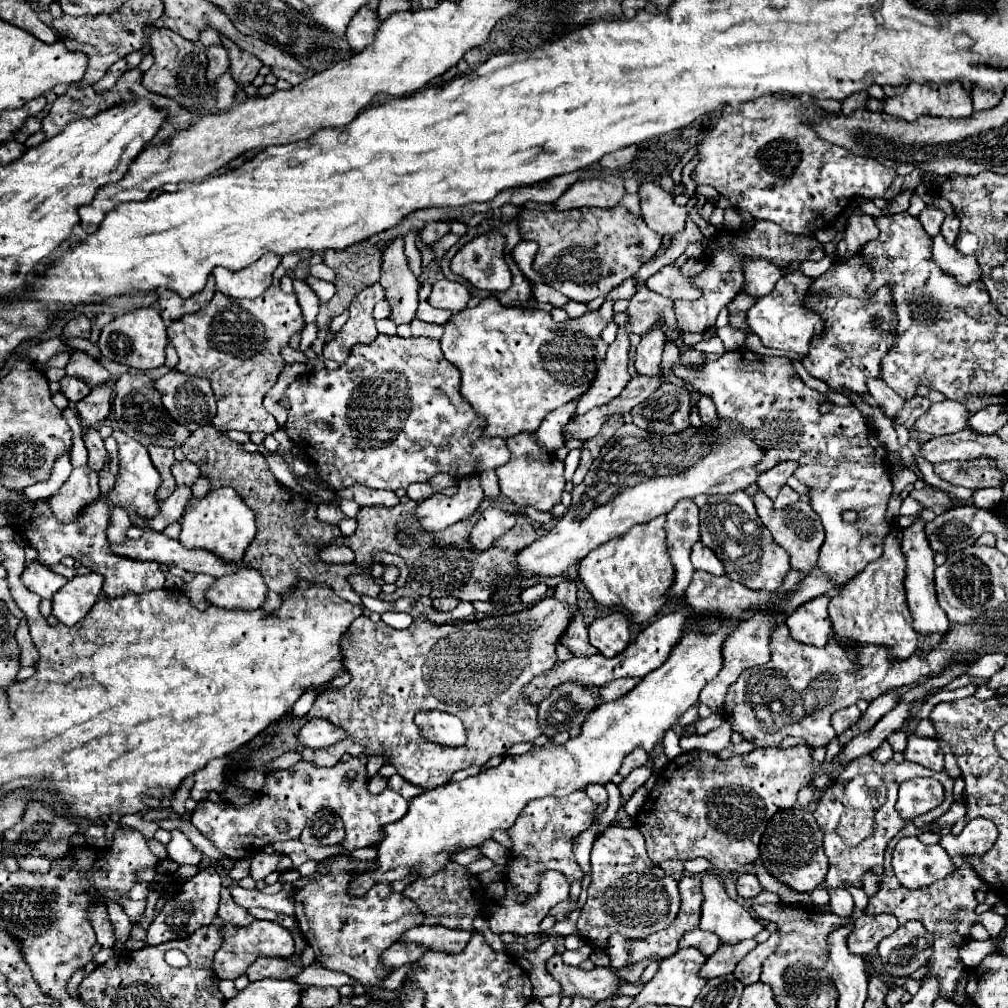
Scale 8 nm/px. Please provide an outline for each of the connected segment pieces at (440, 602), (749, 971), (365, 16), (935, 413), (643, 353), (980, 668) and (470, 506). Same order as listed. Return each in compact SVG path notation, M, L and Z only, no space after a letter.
M437 597L433 599L433 607L439 609L439 611L453 611L455 607L459 605L459 599L457 597Z
M773 931L771 937L769 937L765 943L757 945L753 951L749 951L749 953L743 957L743 961L739 961L737 969L733 971L735 977L737 977L743 985L751 985L751 983L759 981L761 965L763 965L763 961L775 951L775 947L779 945L779 941L781 941L779 931Z
M361 7L355 17L351 19L347 31L345 31L345 41L351 47L353 53L361 51L363 47L367 47L373 41L373 33L379 25L379 17L375 11Z
M941 401L941 403L933 403L931 409L915 421L915 425L923 433L939 437L965 429L969 417L971 413L967 413L965 405L959 405L955 401Z
M651 329L647 335L641 335L637 351L635 369L639 375L659 375L661 373L661 353L665 347L665 333L661 329Z
M999 651L985 653L983 657L979 657L975 663L971 663L967 667L967 675L975 675L975 677L989 679L989 677L993 677L1005 665L1005 657L1007 655L1005 653L999 653Z
M465 477L459 481L459 491L453 497L435 493L427 501L419 503L415 515L425 531L441 531L461 519L471 517L485 499L479 485L479 477Z

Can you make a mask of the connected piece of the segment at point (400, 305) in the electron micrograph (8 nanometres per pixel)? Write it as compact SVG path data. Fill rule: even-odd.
M403 237L383 249L383 277L379 283L385 287L387 299L393 307L391 319L397 325L411 323L417 311L419 283L415 281L407 257L403 253Z

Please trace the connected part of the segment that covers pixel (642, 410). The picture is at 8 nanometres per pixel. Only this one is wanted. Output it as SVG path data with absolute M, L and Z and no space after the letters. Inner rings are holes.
M663 383L649 399L639 403L631 415L633 423L657 433L677 433L689 425L691 395L685 387Z

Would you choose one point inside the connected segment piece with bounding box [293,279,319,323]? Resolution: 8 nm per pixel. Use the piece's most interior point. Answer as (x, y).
(308, 300)

